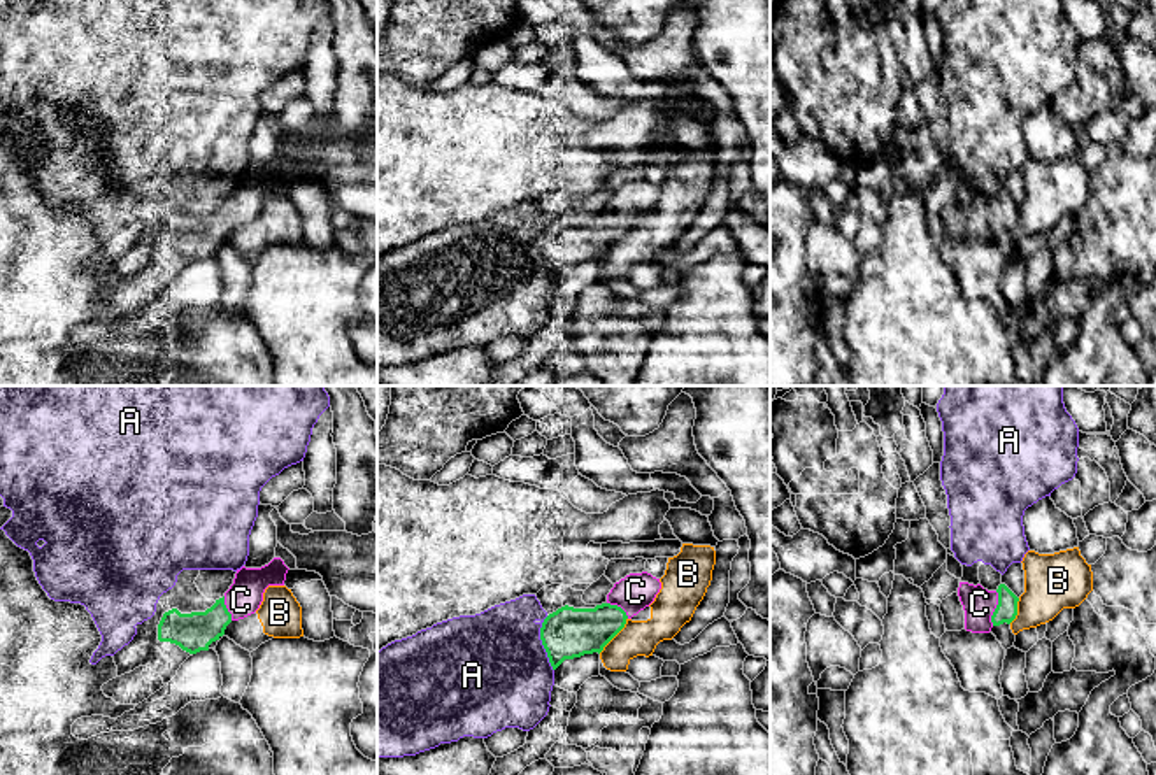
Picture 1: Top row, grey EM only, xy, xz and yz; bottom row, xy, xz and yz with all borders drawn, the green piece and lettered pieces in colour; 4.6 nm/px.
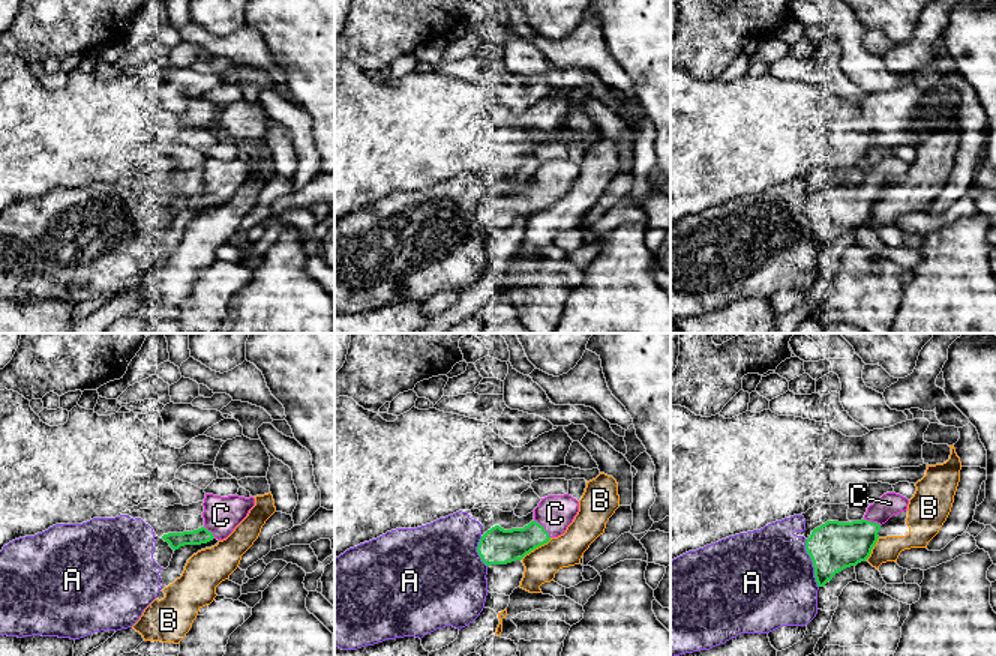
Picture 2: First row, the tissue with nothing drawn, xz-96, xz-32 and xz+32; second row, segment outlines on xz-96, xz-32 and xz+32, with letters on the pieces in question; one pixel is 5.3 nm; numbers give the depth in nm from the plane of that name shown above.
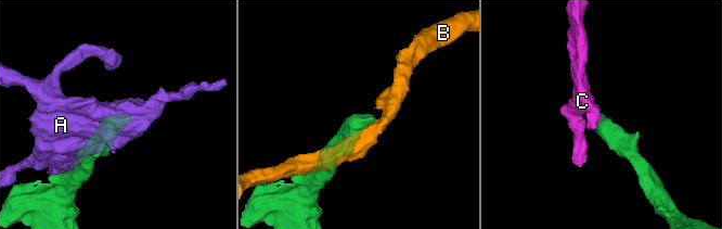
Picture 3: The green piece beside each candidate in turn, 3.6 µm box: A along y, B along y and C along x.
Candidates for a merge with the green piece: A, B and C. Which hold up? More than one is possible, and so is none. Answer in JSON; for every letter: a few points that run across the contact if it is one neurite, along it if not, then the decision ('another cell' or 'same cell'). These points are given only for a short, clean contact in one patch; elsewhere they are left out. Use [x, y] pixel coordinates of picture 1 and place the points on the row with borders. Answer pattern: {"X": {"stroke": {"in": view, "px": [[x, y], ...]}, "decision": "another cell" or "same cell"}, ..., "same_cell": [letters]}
{"A": {"decision": "another cell"}, "B": {"stroke": {"in": "xz", "px": [[627, 618], [621, 630], [599, 653]]}, "decision": "another cell"}, "C": {"stroke": {"in": "yz", "px": [[1006, 611], [995, 609], [984, 609], [979, 604]]}, "decision": "same cell"}, "same_cell": ["C"]}

